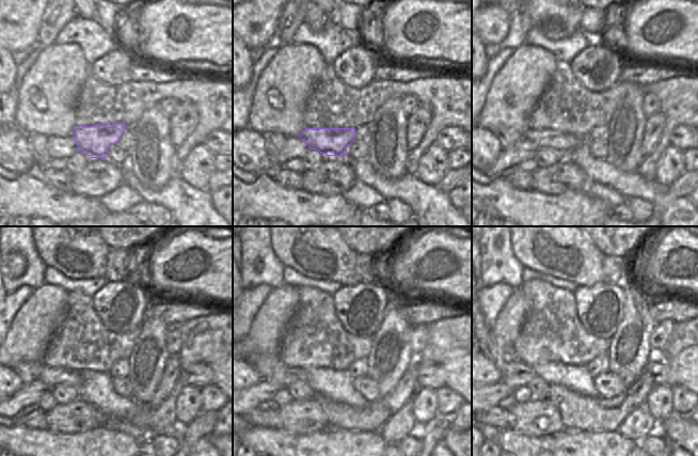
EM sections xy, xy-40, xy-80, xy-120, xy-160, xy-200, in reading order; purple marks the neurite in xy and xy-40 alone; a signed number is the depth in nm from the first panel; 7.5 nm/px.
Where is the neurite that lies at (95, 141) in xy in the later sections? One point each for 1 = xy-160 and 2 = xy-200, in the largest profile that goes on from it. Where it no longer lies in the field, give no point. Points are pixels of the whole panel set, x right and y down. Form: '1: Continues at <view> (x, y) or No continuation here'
1: Continues at xy-160 (282, 375)
2: Continues at xy-200 (518, 374).

